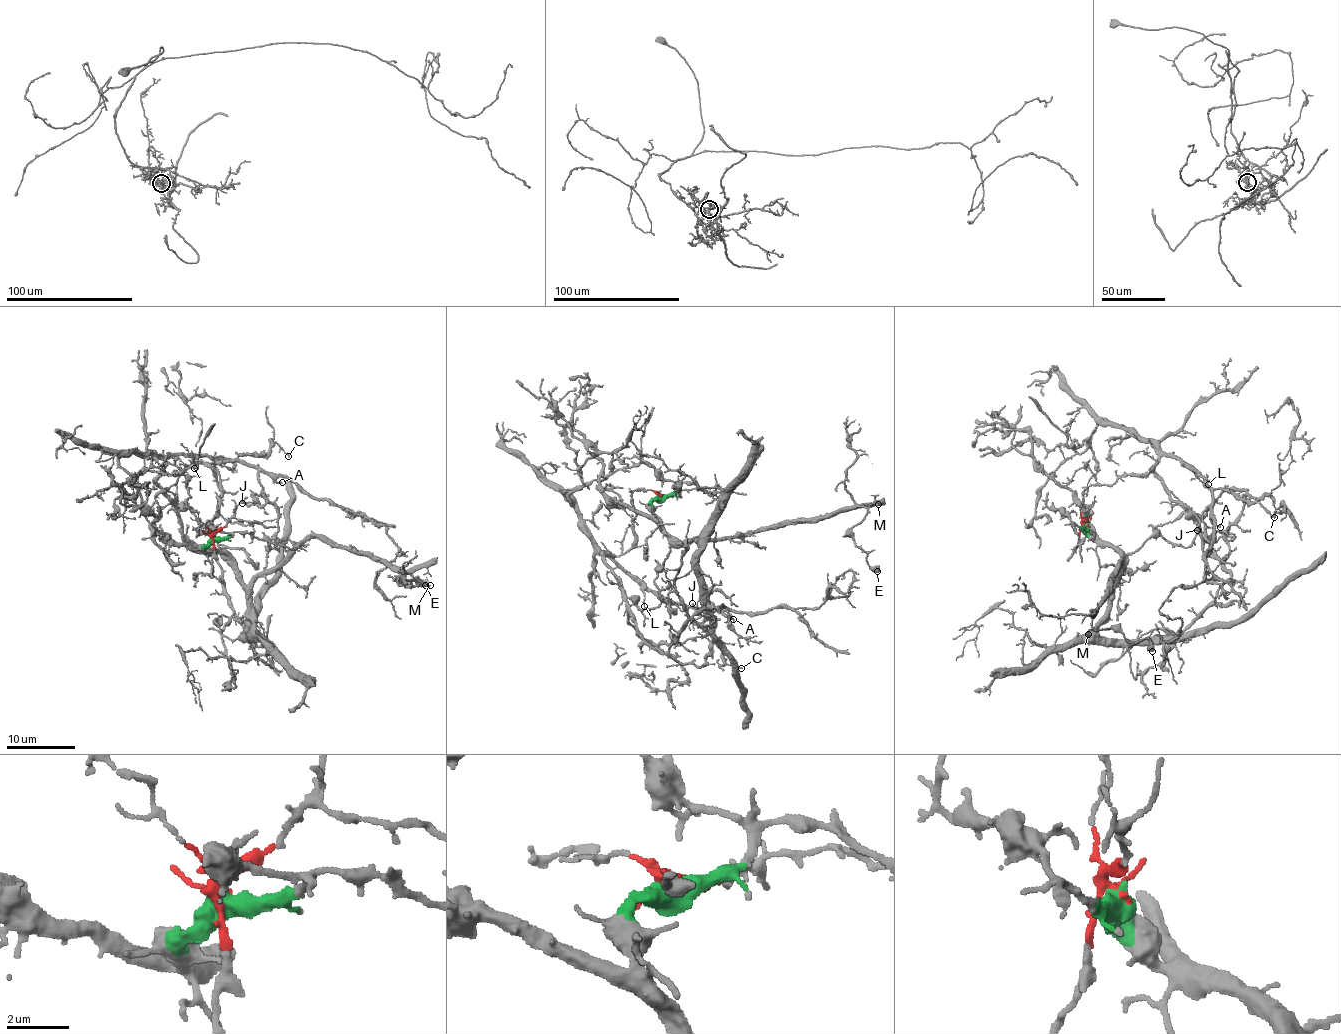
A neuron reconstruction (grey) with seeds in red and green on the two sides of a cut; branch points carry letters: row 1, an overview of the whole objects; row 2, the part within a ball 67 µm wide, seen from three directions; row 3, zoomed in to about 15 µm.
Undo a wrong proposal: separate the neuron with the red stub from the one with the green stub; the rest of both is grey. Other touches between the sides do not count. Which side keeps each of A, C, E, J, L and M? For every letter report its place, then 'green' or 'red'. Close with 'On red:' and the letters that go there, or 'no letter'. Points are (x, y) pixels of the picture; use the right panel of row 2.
A: place (1220, 527); red
C: place (1274, 517); red
E: place (1152, 651); green
J: place (1197, 530); red
L: place (1208, 484); red
M: place (1088, 634); green
On red: A, C, J, L

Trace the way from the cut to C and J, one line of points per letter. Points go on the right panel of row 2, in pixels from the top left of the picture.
C: (1085, 525), (1086, 488), (1144, 475), (1162, 456), (1208, 487), (1252, 502), (1270, 496), (1274, 518)
J: (1085, 525), (1086, 488), (1144, 475), (1162, 456), (1189, 465), (1212, 494), (1206, 540), (1196, 529)

